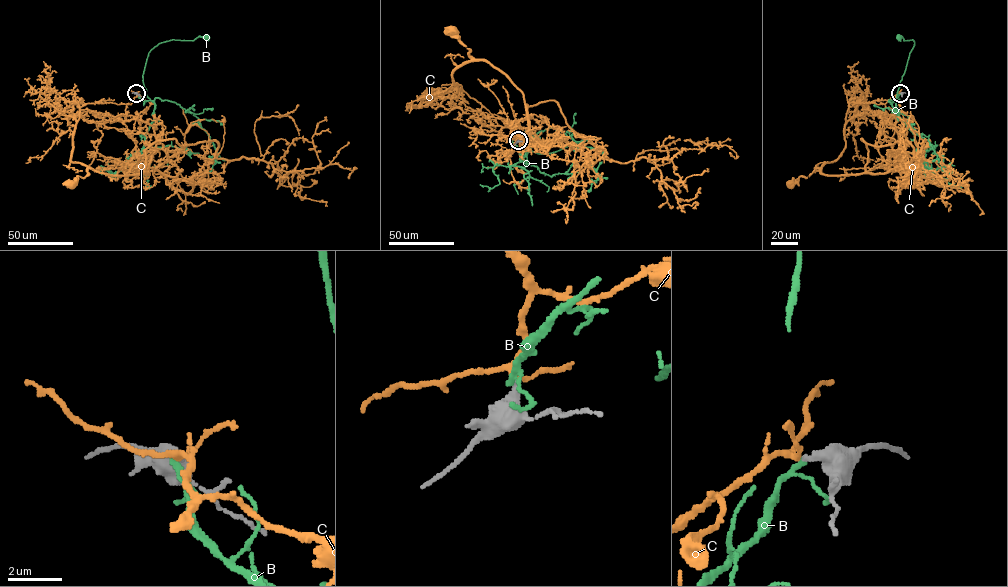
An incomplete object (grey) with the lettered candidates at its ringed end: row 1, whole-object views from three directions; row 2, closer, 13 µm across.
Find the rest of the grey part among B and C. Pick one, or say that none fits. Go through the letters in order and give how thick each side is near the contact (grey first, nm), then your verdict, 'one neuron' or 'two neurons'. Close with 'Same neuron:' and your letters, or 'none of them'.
B: calibres 440 and 160 nm; two neurons
C: calibres 360 and 180 nm; one neuron
Same neuron: C

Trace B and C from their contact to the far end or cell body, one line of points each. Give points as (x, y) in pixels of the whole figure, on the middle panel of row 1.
B: (518, 140), (523, 133), (532, 136), (527, 137), (524, 143), (532, 151), (544, 154), (588, 138)
C: (518, 139), (512, 125), (492, 114), (461, 85), (454, 85), (452, 74), (455, 69), (474, 59), (452, 29)

